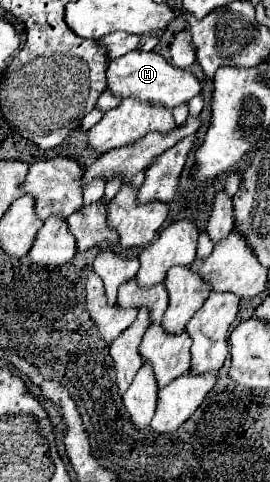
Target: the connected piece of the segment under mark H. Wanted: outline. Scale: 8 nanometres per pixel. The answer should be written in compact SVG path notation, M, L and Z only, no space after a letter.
M133 50L133 52L109 62L107 90L117 98L137 98L141 102L167 106L171 110L179 104L187 104L193 96L197 96L201 92L201 86L199 86L199 80L189 70L175 68L163 56L159 56L155 52Z

